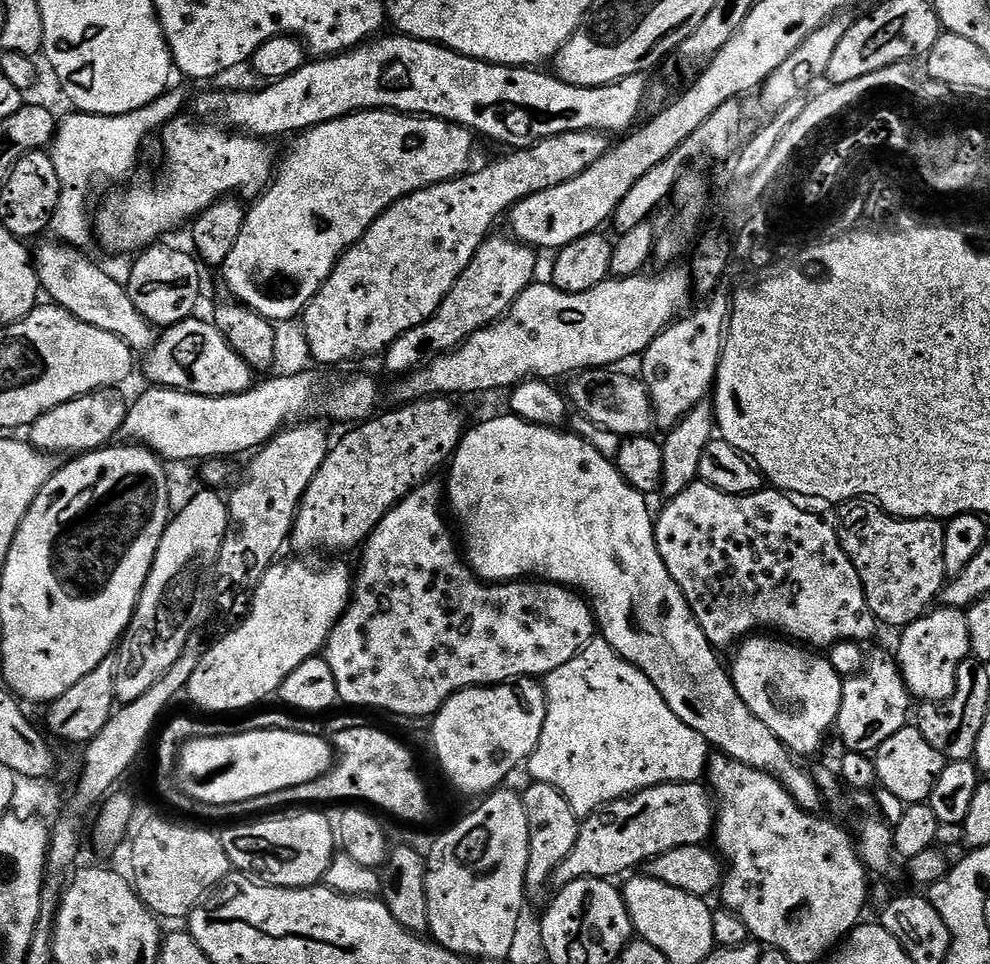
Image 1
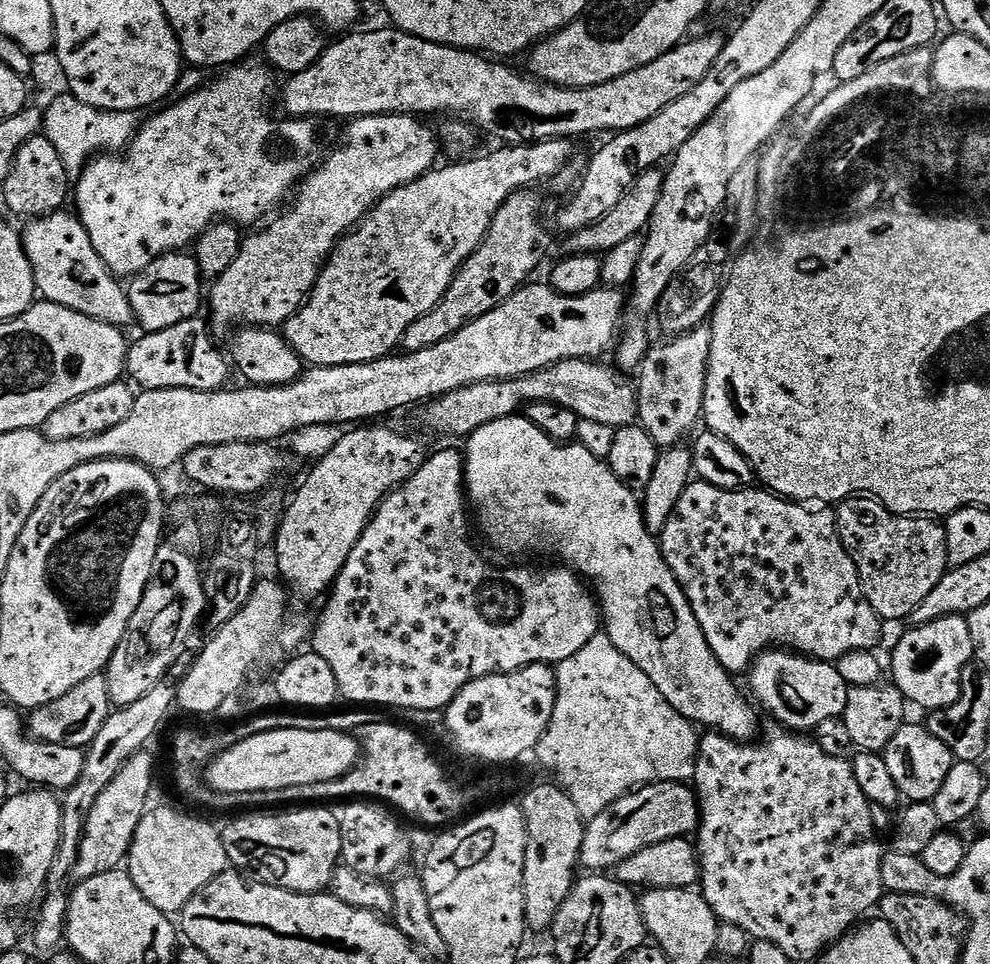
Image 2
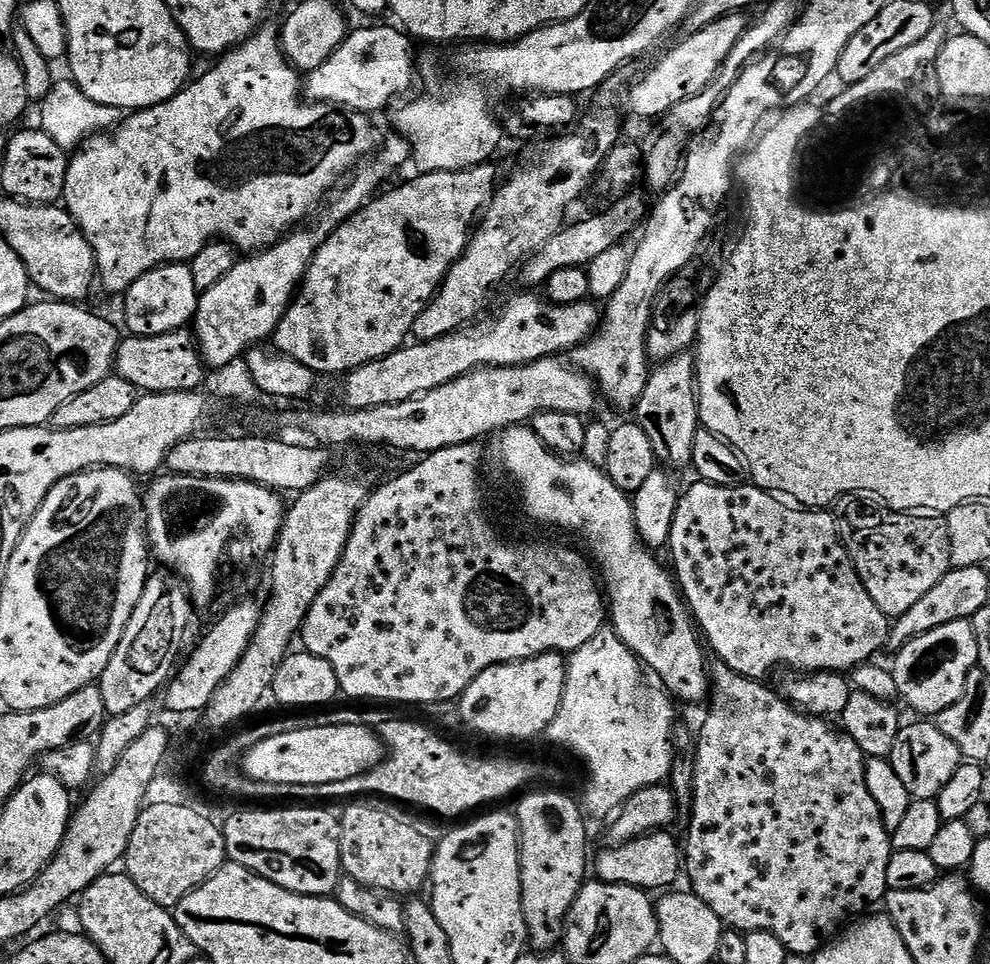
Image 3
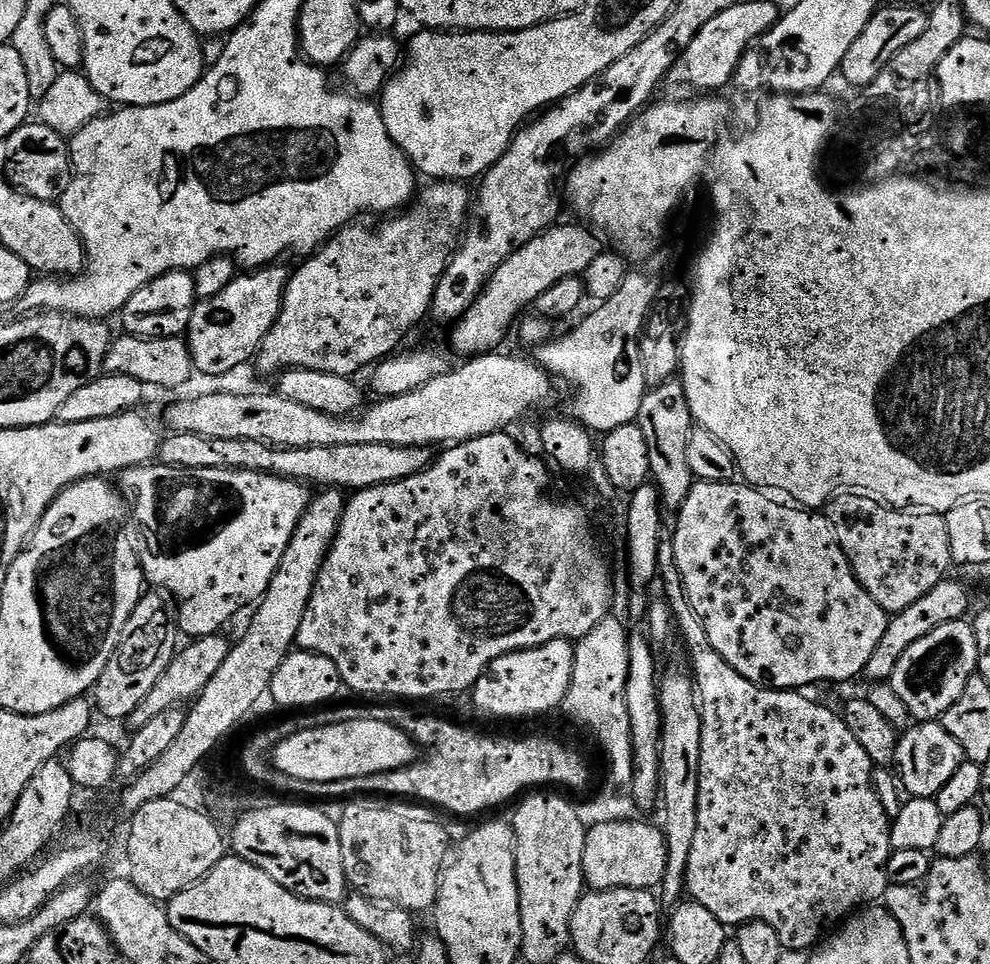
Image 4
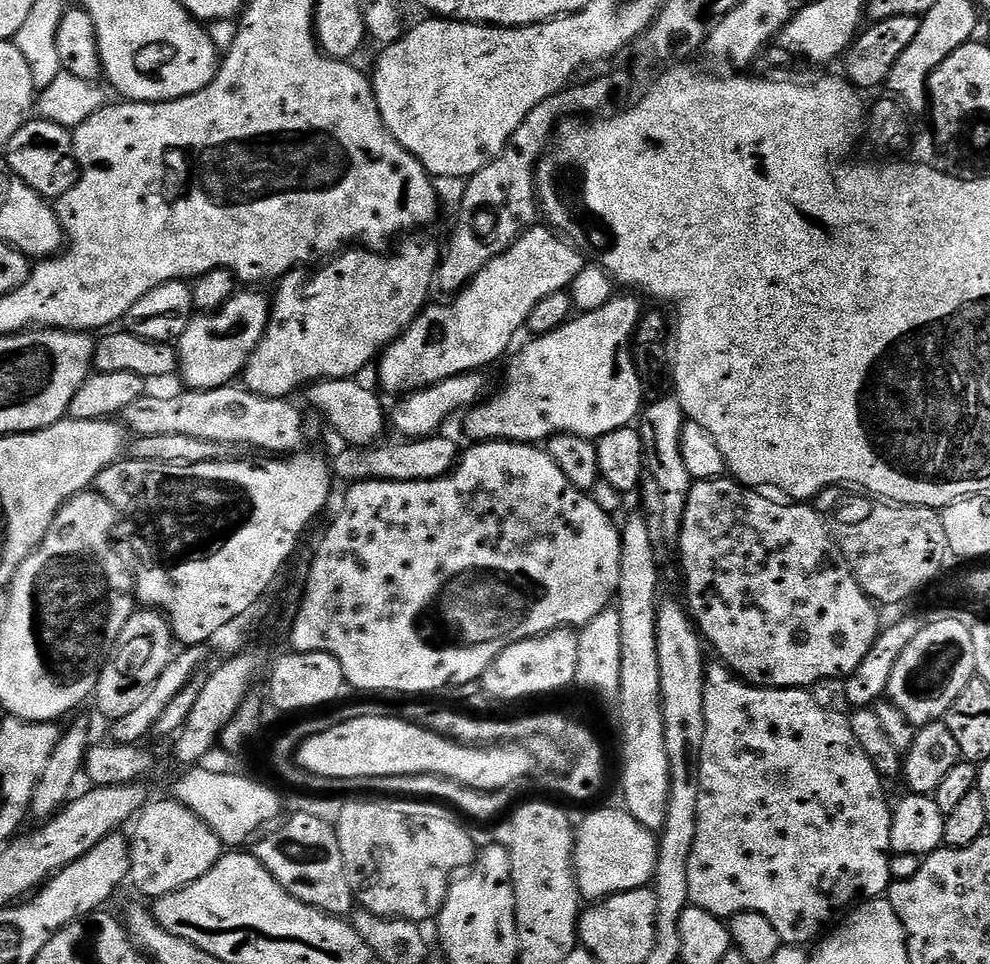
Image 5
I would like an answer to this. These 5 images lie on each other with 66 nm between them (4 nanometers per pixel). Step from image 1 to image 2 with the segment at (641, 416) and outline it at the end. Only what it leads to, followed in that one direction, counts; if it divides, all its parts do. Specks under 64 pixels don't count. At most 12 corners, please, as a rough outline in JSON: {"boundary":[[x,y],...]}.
{"boundary":[[560,361],[454,390],[423,409],[467,438],[550,402],[618,429],[637,423],[633,381],[611,363]]}

